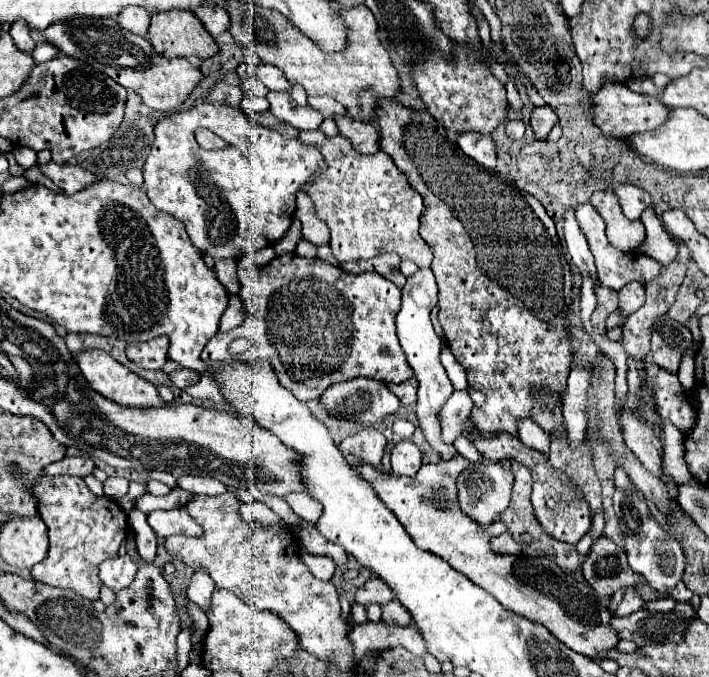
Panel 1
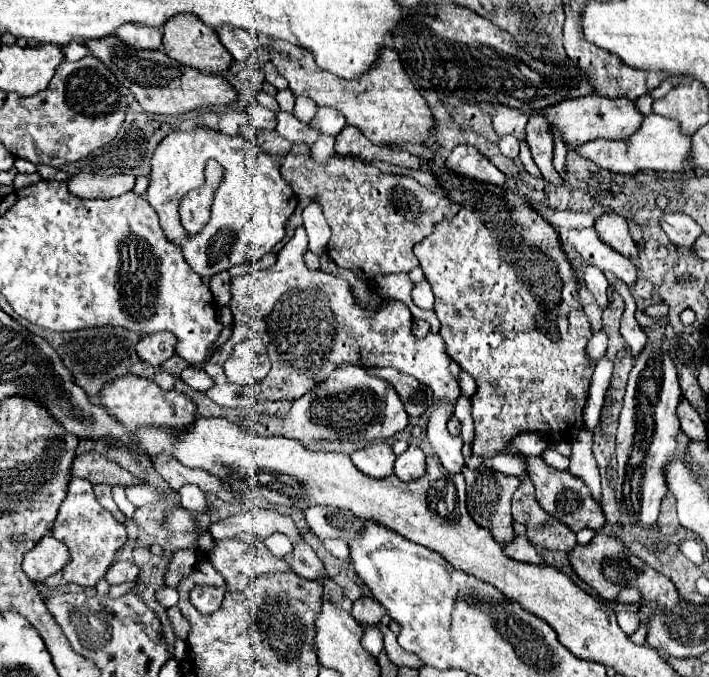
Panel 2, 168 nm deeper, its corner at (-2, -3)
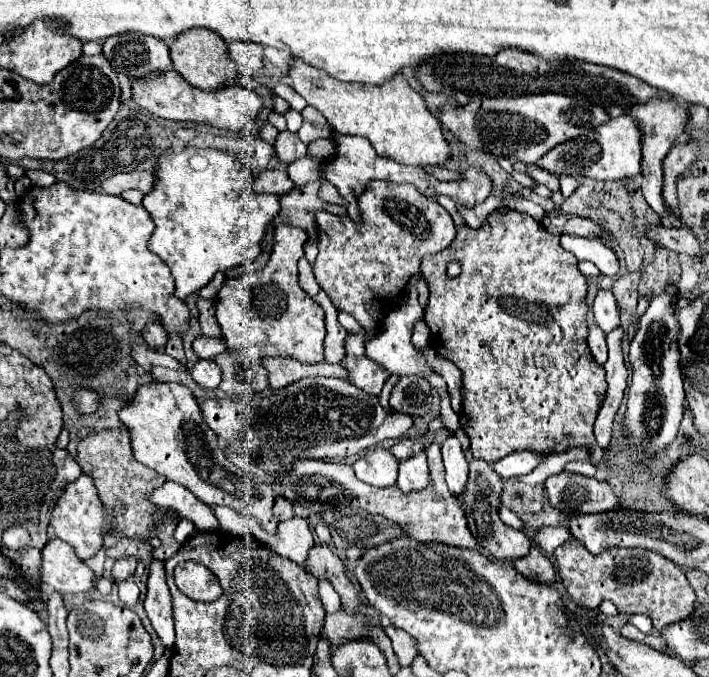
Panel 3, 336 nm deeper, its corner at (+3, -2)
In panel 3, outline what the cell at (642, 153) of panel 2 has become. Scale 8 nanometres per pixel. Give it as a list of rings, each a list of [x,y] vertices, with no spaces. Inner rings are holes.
[[[630,115],[610,119],[610,123],[548,151],[548,155],[538,161],[538,167],[554,175],[586,175],[598,181],[636,177],[642,171],[642,129],[638,127],[638,119]]]

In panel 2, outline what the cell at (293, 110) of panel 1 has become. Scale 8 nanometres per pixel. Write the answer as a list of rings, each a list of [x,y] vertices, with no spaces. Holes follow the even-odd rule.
[[[277,112],[277,132],[279,136],[283,136],[285,140],[289,140],[291,144],[307,144],[307,146],[313,146],[317,142],[317,136],[319,132],[309,128],[307,124],[299,122],[293,114],[287,114],[287,112]]]

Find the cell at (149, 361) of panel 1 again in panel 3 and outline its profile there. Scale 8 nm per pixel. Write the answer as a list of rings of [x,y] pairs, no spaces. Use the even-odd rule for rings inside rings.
[[[158,321],[148,323],[148,325],[144,327],[144,331],[142,331],[142,337],[144,337],[144,341],[148,343],[148,347],[154,349],[154,351],[162,349],[162,347],[166,345],[166,341],[168,341],[168,333],[164,331],[164,327],[162,327]]]

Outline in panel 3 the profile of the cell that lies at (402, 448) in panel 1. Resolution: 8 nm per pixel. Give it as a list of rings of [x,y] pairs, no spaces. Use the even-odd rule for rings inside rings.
[[[420,451],[404,461],[400,461],[400,475],[398,475],[398,487],[402,491],[418,491],[426,487],[430,481],[428,465],[426,465],[426,453]]]

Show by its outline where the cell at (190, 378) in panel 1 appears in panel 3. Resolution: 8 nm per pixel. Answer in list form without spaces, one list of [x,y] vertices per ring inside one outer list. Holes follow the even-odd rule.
[[[200,359],[192,369],[190,369],[190,375],[192,379],[200,385],[200,387],[206,387],[206,389],[216,389],[222,381],[222,373],[220,369],[216,367],[214,361],[208,361],[208,359]]]

